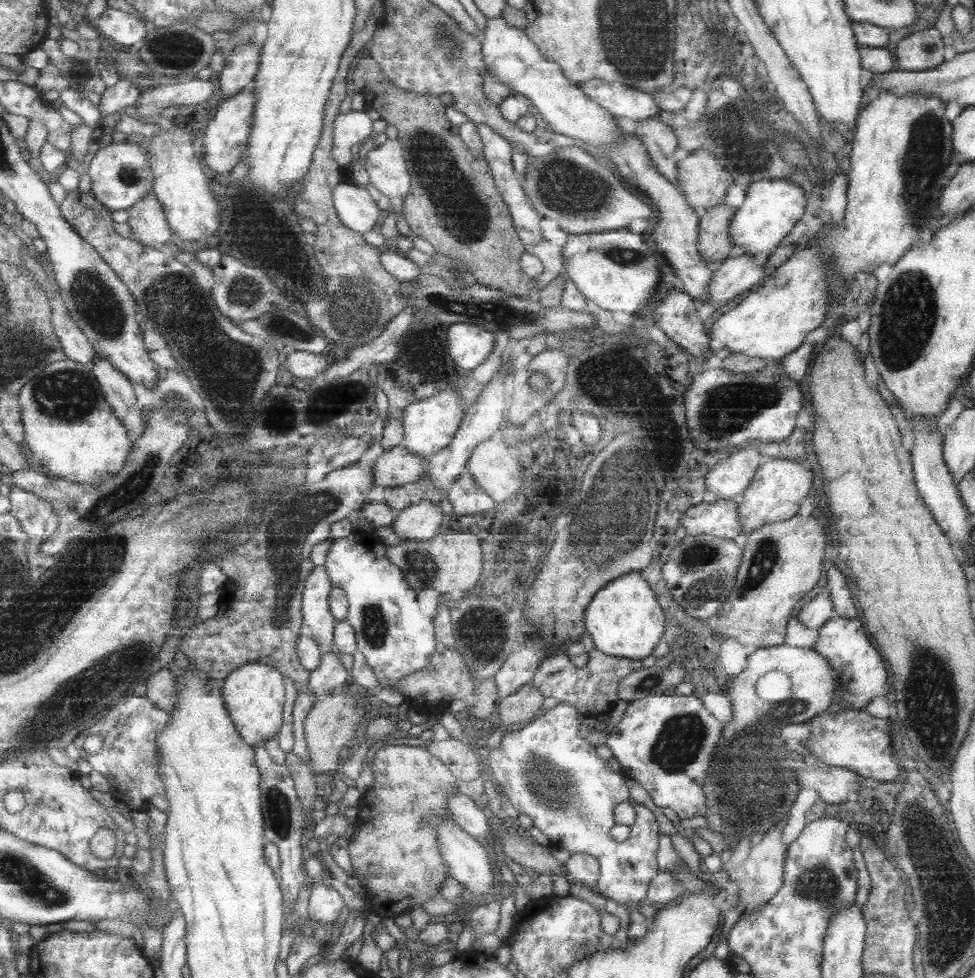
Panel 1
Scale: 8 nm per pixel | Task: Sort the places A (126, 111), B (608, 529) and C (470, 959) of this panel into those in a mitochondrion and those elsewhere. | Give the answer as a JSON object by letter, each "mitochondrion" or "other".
{"A":"other","B":"mitochondrion","C":"other"}

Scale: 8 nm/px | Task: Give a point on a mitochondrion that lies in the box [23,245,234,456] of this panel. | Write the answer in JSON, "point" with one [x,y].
{"point":[93,296]}

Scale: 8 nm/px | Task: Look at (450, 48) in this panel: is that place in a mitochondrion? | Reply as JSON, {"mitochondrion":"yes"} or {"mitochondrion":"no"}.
{"mitochondrion":"yes"}

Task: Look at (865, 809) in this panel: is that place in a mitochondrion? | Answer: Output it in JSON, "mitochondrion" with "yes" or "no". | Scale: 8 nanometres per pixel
{"mitochondrion":"no"}

